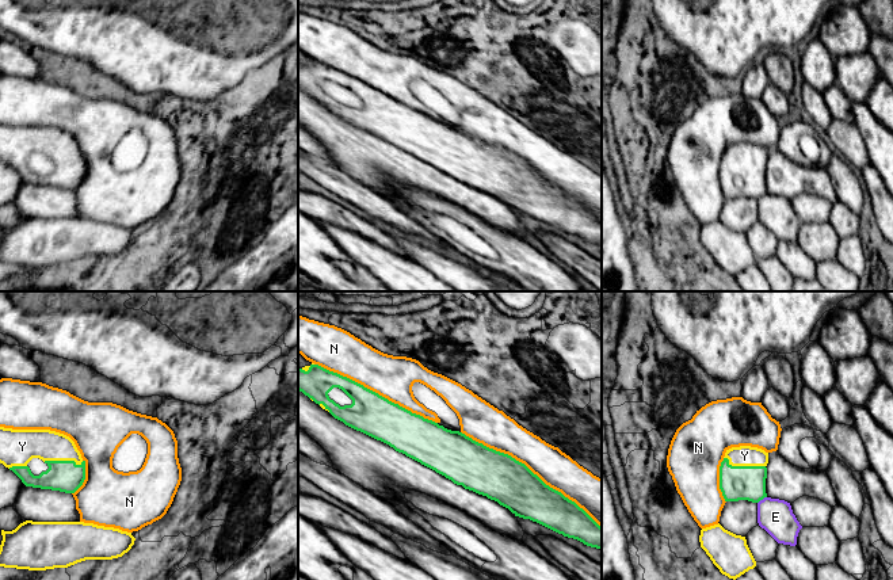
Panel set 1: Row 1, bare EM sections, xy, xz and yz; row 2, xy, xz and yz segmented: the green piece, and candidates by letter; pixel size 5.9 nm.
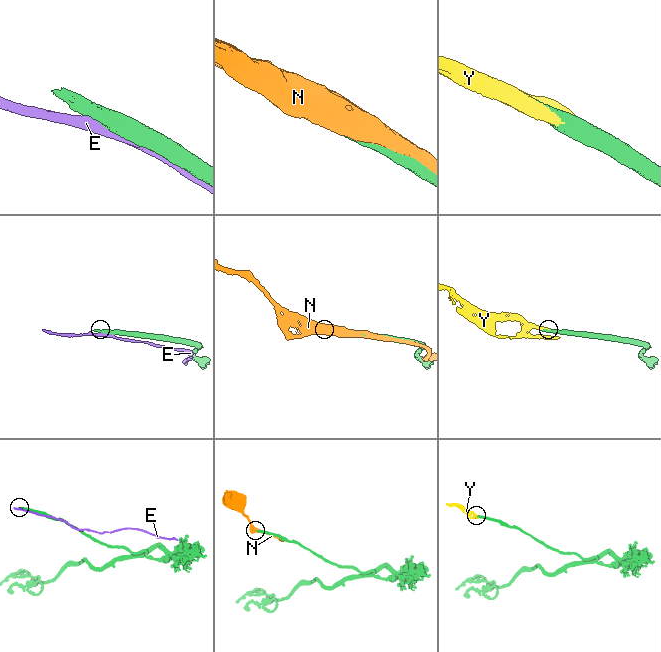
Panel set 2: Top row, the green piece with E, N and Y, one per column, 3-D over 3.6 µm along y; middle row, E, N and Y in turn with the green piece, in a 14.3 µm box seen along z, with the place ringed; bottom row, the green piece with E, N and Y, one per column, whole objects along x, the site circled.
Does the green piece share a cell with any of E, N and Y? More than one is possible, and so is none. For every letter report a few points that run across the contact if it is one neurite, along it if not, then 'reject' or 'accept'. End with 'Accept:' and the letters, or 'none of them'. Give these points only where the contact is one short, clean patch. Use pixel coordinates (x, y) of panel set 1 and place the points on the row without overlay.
E: reject
N: reject
Y: accept
Accept: Y

